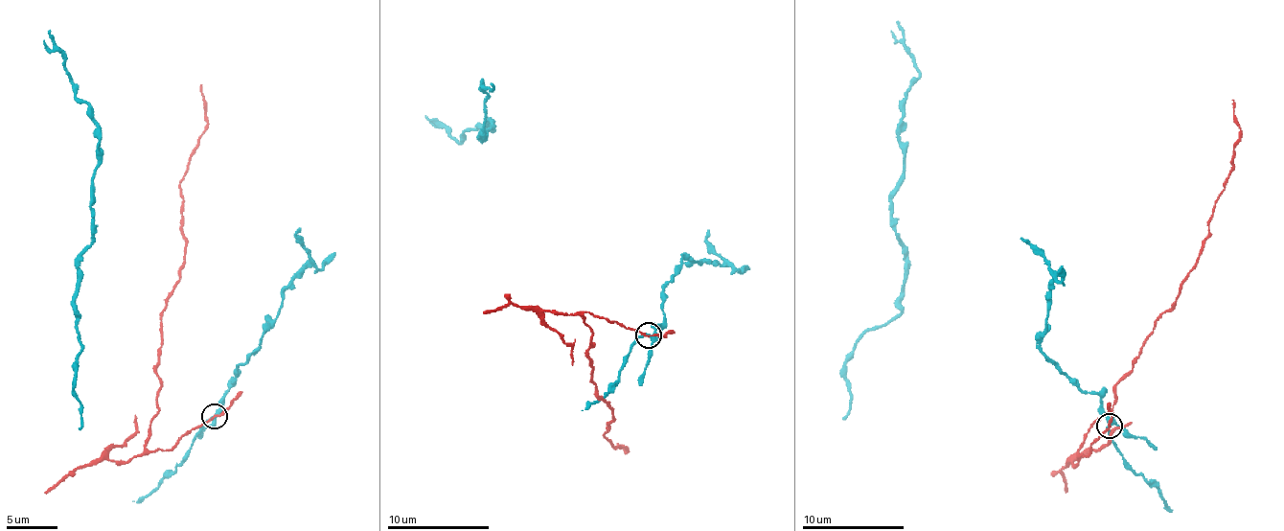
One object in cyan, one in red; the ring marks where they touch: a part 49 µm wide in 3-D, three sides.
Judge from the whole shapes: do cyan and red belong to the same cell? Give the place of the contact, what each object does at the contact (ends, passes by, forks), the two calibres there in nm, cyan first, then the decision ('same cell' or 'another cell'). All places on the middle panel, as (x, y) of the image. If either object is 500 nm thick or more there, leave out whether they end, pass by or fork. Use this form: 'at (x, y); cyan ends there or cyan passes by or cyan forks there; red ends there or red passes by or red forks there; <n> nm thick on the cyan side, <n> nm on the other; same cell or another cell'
at (649, 335); cyan forks there; red passes by; 260 nm thick on the cyan side, 140 nm on the other; another cell

